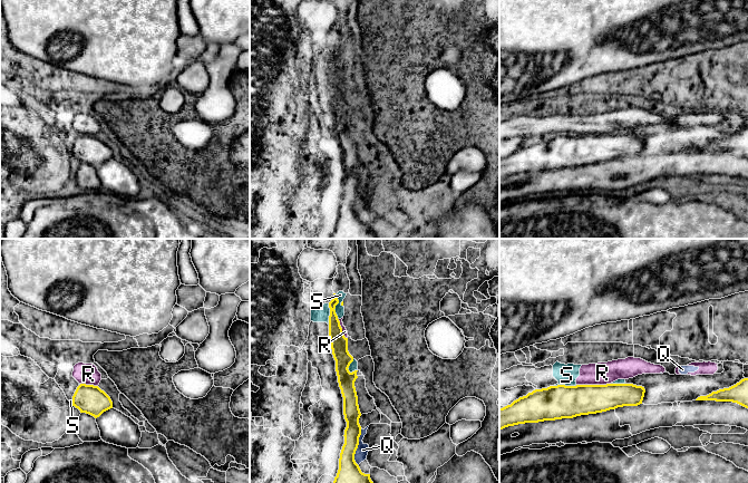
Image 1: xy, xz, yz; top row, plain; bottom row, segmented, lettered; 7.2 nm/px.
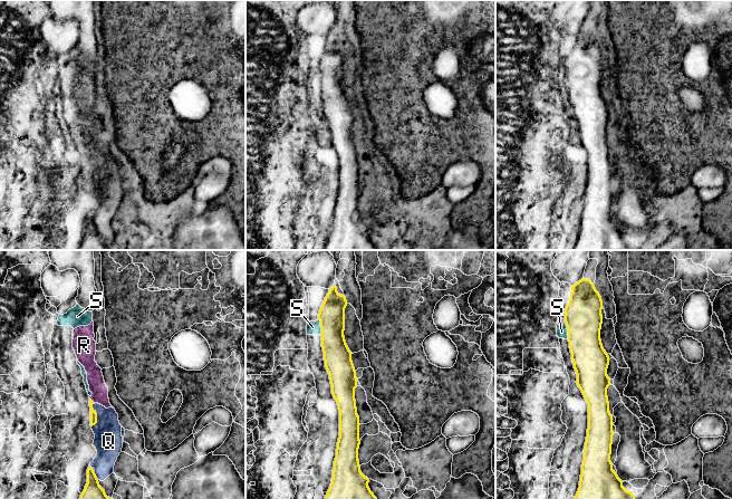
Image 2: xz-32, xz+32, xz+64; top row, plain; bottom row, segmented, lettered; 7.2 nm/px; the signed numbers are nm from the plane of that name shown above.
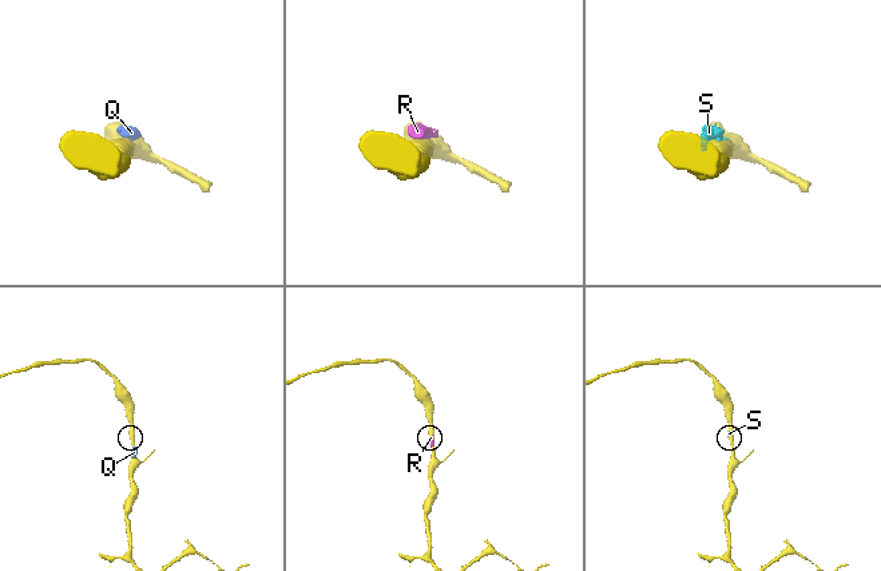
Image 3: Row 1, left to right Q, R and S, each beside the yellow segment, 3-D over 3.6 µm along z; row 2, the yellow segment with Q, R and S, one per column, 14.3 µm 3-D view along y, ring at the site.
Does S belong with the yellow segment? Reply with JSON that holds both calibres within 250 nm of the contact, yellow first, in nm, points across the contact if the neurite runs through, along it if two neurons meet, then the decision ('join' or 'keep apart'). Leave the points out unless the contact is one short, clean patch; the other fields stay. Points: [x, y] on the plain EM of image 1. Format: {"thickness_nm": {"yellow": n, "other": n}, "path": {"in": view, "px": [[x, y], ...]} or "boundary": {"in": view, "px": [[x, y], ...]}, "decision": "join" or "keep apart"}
{"thickness_nm": {"yellow": 110, "other": 70}, "decision": "keep apart"}

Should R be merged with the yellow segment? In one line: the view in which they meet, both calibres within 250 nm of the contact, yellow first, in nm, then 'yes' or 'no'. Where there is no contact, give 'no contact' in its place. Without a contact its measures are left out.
contact in yz; calibres 240 and 160 nm; no

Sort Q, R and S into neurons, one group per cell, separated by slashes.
Q R S

